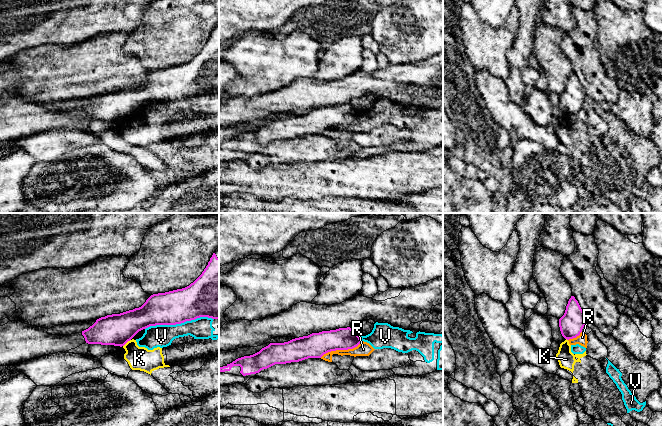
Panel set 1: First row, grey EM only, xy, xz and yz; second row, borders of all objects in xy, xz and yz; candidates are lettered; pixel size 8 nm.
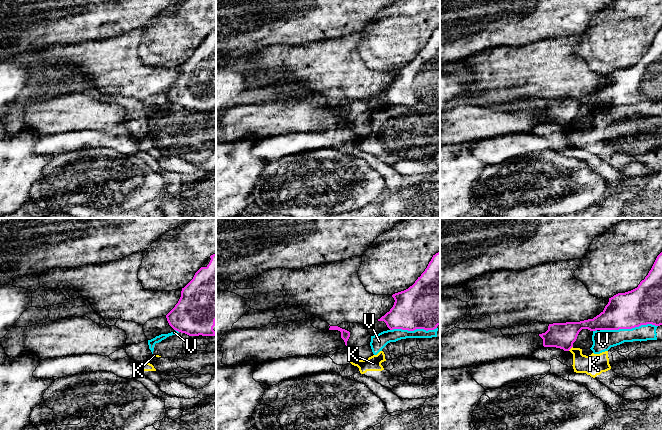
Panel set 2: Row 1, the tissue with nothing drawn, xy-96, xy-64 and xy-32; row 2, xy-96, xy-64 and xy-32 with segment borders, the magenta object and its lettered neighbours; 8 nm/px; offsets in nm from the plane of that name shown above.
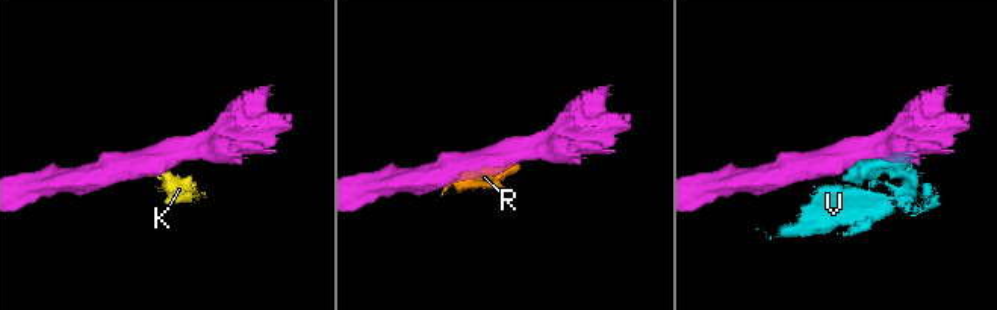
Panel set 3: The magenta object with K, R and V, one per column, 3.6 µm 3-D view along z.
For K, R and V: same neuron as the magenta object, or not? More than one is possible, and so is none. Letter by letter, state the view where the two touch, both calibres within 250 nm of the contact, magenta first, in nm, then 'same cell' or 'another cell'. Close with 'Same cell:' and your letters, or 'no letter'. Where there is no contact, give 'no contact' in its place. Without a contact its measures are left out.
K: xy | 260/190 nm | another cell
R: xz | 200/110 nm | another cell
V: xy | 280/180 nm | another cell
Same cell: no letter

